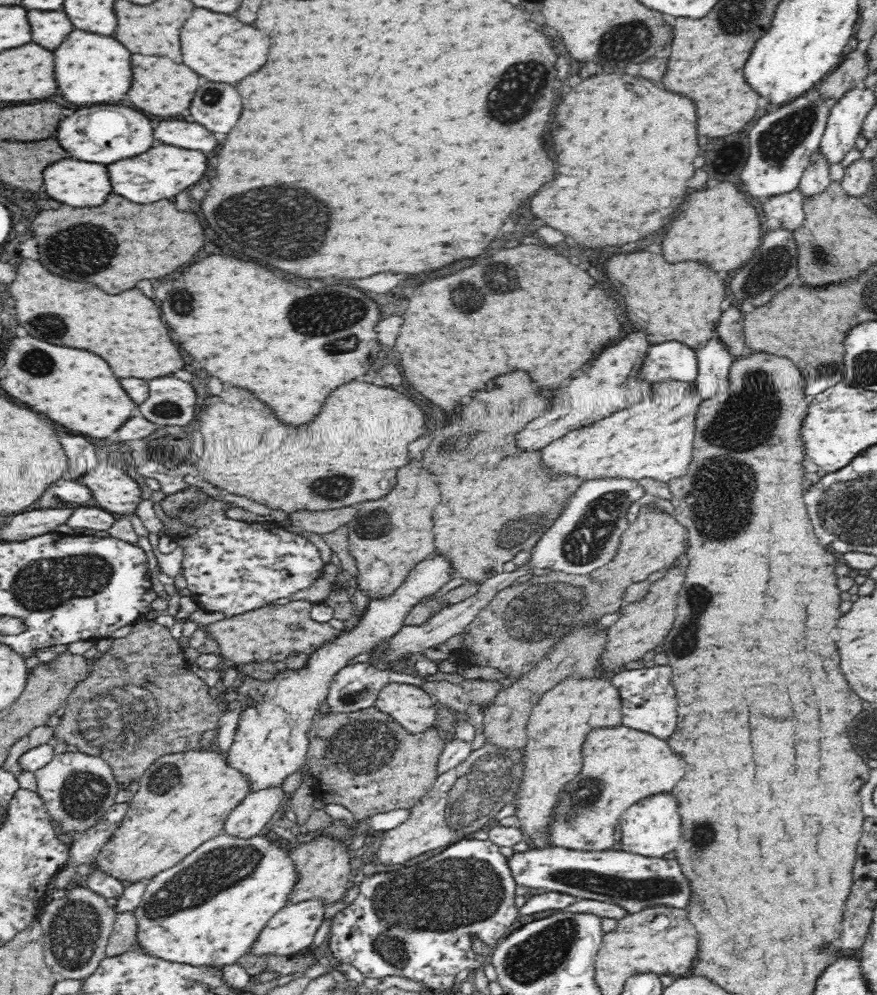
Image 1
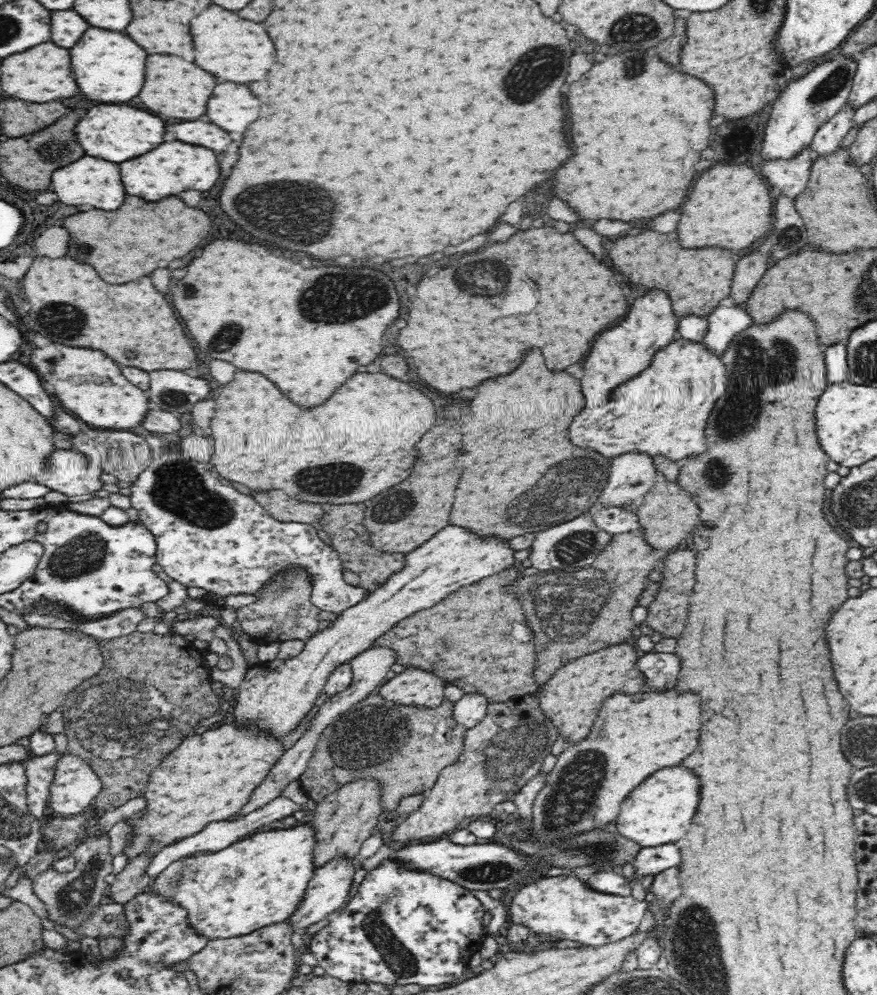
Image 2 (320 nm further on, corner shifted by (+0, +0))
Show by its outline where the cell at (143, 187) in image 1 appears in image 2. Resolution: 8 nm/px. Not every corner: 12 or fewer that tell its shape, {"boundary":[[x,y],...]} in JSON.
{"boundary":[[178,140],[118,166],[144,200],[210,190],[212,150]]}

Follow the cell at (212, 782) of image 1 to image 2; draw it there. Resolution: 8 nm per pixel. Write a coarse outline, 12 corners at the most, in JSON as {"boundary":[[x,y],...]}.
{"boundary":[[233,722],[150,773],[127,862],[236,816],[282,742]]}

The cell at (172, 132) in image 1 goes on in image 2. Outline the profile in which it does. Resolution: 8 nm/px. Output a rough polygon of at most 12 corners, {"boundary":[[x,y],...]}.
{"boundary":[[200,120],[170,126],[176,140],[226,150],[230,136]]}

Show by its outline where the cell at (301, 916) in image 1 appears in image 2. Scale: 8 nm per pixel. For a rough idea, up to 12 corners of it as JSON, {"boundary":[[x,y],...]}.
{"boundary":[[350,860],[315,868],[297,909],[285,922],[305,933],[346,904]]}

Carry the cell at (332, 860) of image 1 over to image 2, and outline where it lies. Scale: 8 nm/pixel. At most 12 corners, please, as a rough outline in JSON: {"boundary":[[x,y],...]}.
{"boundary":[[340,787],[308,818],[315,868],[352,861],[376,832],[381,788]]}

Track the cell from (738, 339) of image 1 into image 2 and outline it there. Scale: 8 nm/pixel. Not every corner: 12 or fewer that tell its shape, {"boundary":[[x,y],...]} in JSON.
{"boundary":[[754,251],[735,266],[729,298],[745,303],[769,269],[767,253]]}

